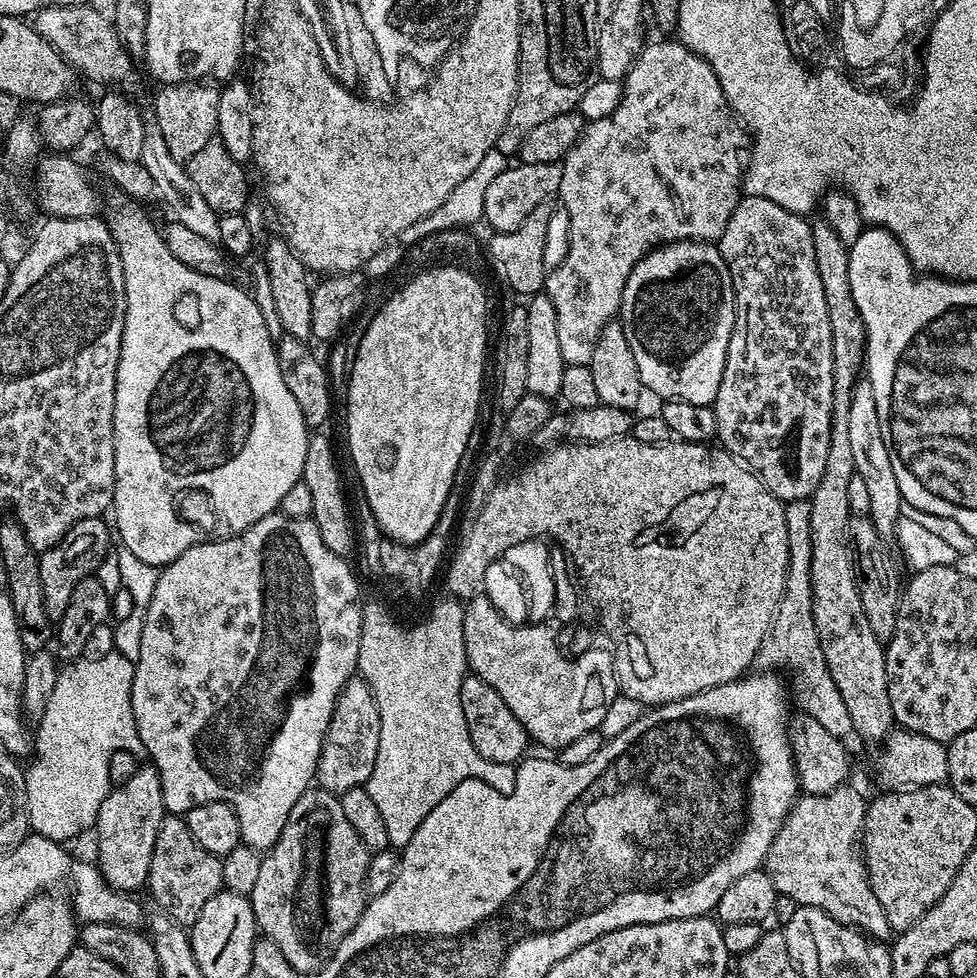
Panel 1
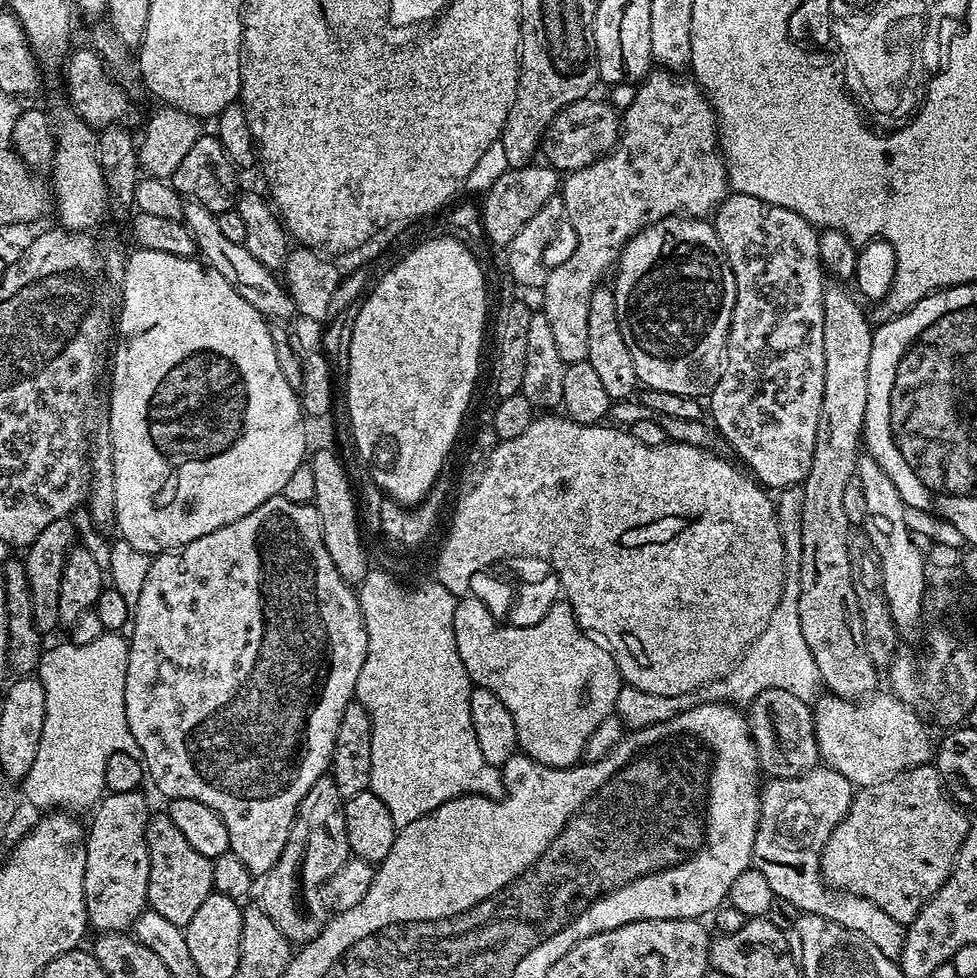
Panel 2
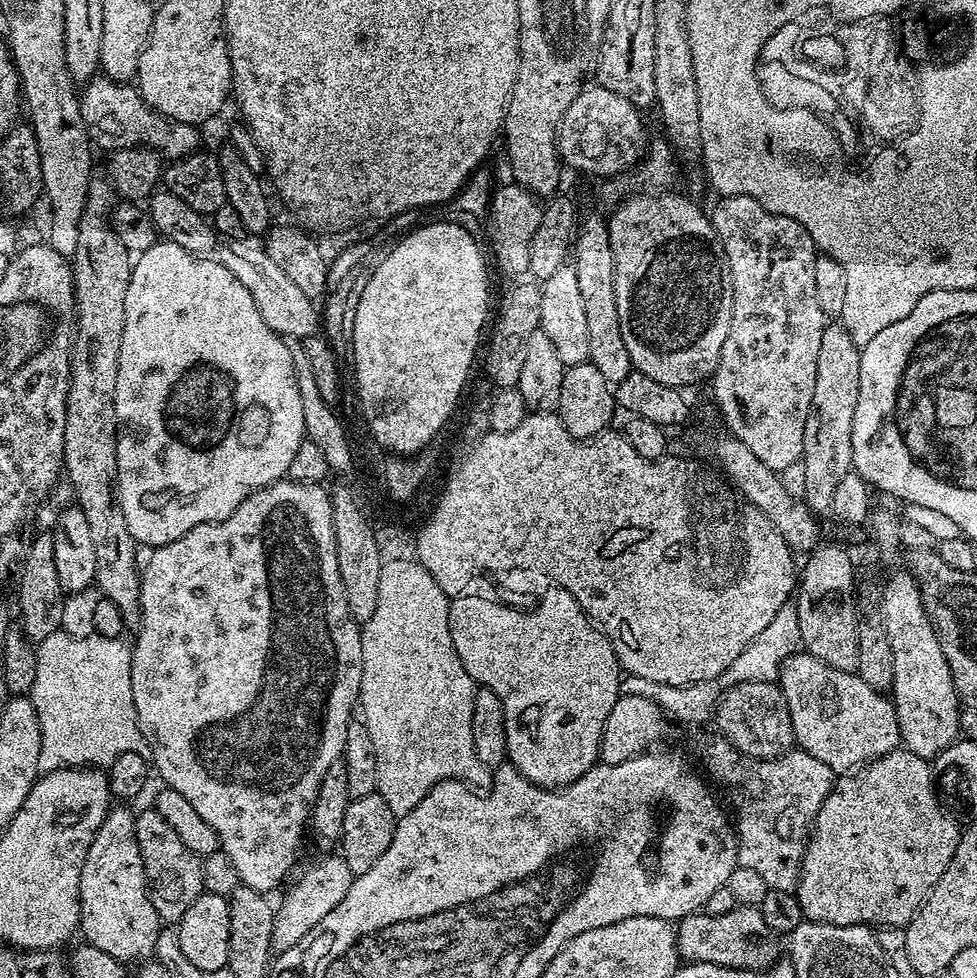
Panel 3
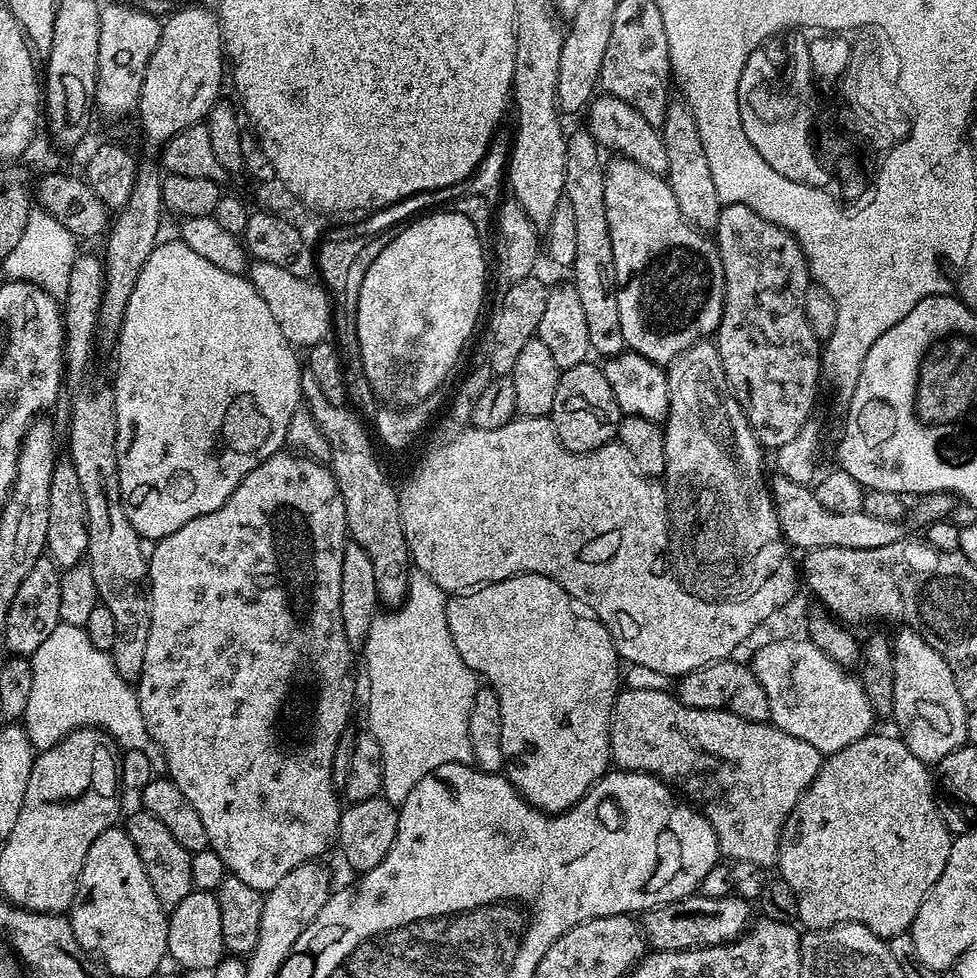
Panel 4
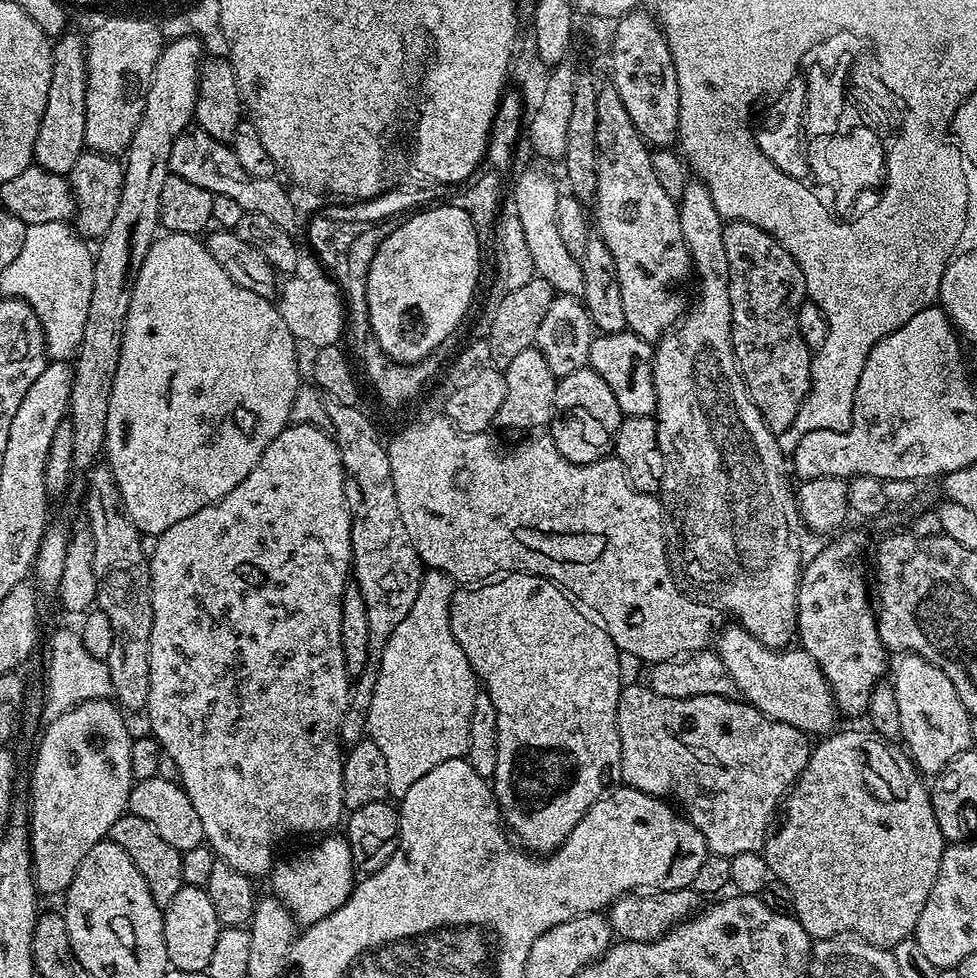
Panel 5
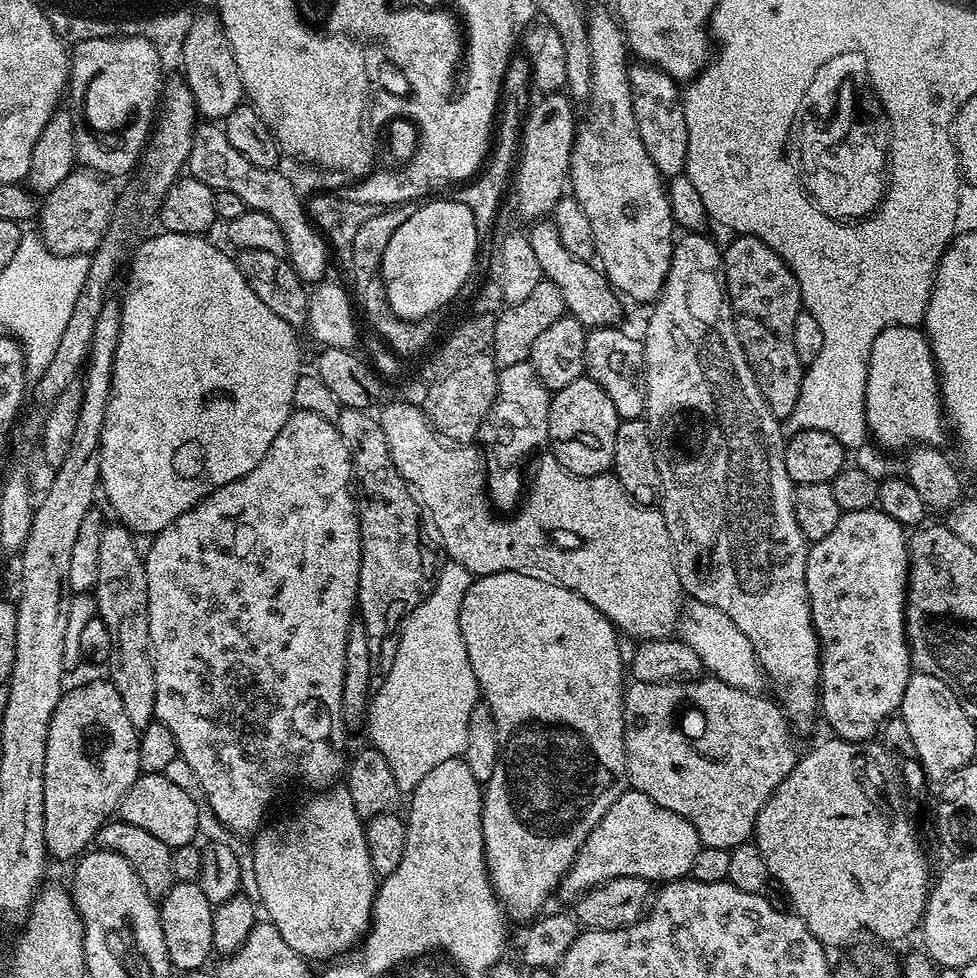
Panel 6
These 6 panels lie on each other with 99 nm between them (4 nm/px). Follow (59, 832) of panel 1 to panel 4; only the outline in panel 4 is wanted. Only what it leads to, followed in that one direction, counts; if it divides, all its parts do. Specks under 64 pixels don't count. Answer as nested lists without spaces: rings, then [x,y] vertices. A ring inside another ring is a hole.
[[[61,623],[46,637],[46,642],[38,646],[38,650],[30,659],[34,670],[34,682],[30,689],[30,702],[26,702],[22,726],[37,753],[50,750],[59,740],[65,740],[71,732],[79,728],[100,728],[108,733],[121,749],[142,750],[150,760],[153,775],[160,778],[167,775],[165,752],[156,745],[154,738],[150,738],[150,730],[146,730],[146,722],[142,722],[142,710],[136,697],[135,687],[121,678],[111,655],[98,650],[90,642],[85,627],[79,628]]]

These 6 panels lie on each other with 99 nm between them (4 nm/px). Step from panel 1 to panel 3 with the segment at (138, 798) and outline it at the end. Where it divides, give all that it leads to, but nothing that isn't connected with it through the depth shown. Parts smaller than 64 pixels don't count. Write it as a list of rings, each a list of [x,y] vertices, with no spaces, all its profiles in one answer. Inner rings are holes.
[[[113,807],[102,822],[102,826],[98,826],[94,834],[94,842],[90,842],[90,850],[86,850],[86,862],[82,866],[80,879],[79,931],[82,936],[84,932],[83,939],[87,943],[121,962],[147,961],[156,951],[158,934],[162,930],[162,922],[148,897],[148,883],[144,877],[142,854],[138,854],[138,834],[134,834],[135,825],[133,809]]]

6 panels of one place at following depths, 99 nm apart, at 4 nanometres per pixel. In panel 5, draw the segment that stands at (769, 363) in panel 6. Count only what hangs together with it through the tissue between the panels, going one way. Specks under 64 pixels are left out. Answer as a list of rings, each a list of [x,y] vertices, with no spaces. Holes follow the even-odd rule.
[[[745,220],[725,223],[722,242],[726,242],[726,262],[730,282],[730,310],[732,311],[732,345],[736,365],[744,375],[744,385],[766,426],[777,434],[798,418],[798,410],[812,389],[813,349],[806,346],[802,330],[798,330],[798,310],[806,302],[802,270],[794,258],[766,230]]]

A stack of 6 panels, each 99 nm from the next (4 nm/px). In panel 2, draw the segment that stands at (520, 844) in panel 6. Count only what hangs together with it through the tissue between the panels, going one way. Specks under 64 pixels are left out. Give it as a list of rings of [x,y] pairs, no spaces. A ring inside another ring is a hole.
[[[464,594],[457,599],[454,610],[454,642],[458,642],[458,658],[462,658],[462,666],[466,666],[466,674],[473,685],[490,690],[510,710],[510,718],[514,718],[516,742],[519,751],[540,764],[551,768],[570,768],[581,763],[584,747],[594,734],[594,726],[602,722],[616,707],[618,690],[622,686],[622,677],[616,664],[606,664],[604,676],[592,678],[584,688],[574,684],[572,678],[572,640],[585,640],[589,633],[585,632],[576,620],[573,608],[568,601],[559,600],[548,610],[546,616],[528,627],[514,627],[501,624],[499,619],[491,616],[486,606],[478,598]]]

